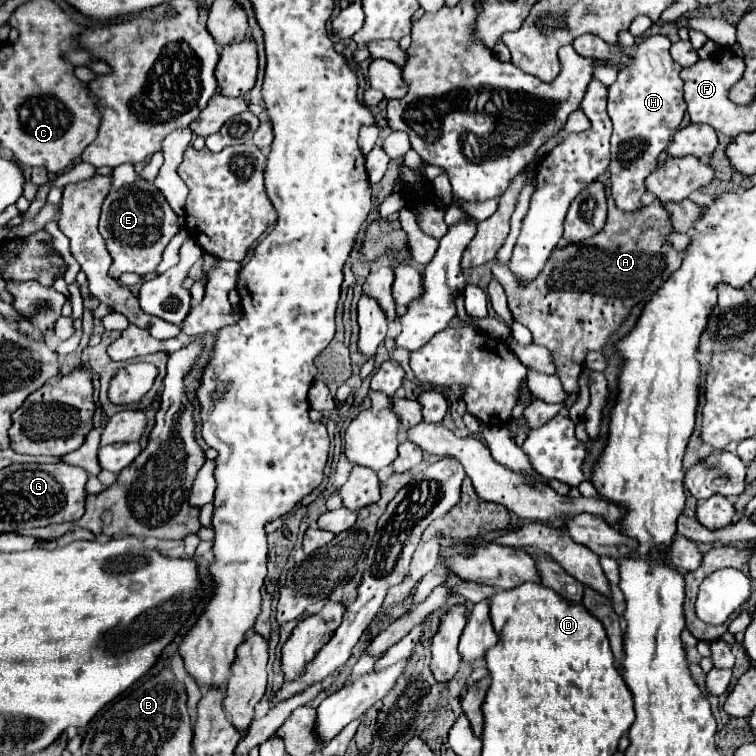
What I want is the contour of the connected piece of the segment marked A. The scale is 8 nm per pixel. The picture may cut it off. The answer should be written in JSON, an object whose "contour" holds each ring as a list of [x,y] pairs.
{"contour":[[[611,201],[605,229],[583,245],[567,245],[563,249],[555,249],[543,273],[535,281],[531,281],[527,289],[515,285],[515,277],[511,277],[507,265],[503,263],[493,265],[493,275],[497,277],[497,281],[501,281],[509,297],[509,311],[513,319],[525,325],[533,333],[533,343],[543,345],[553,353],[557,375],[567,393],[579,391],[577,379],[583,371],[585,355],[589,351],[601,351],[605,347],[607,339],[619,329],[625,317],[629,317],[631,309],[641,301],[641,293],[651,295],[667,281],[667,277],[673,271],[681,267],[683,257],[667,241],[669,233],[673,233],[671,219],[667,209],[659,201],[653,201],[649,207],[639,209],[639,213],[619,213],[619,209],[615,209],[615,203]]]}

